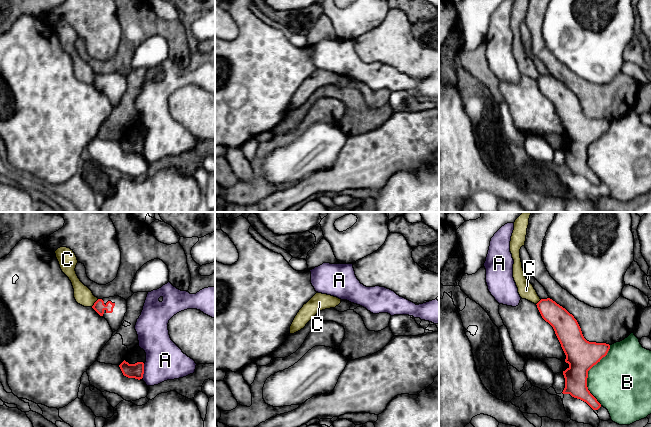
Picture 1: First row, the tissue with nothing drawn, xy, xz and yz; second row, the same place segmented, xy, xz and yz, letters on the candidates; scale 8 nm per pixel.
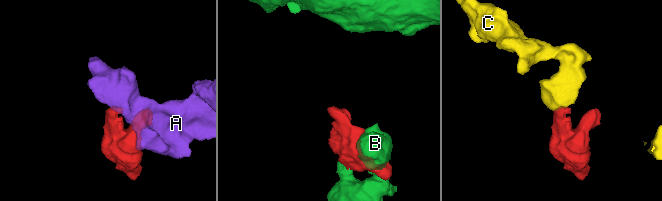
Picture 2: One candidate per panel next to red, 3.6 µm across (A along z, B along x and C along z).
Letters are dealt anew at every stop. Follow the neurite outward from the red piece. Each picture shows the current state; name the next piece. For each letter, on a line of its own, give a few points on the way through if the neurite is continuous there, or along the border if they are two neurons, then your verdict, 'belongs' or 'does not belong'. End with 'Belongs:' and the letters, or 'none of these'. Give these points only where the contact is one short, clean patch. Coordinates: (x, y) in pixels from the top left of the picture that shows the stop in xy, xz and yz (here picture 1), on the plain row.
A: does not belong
B: does not belong
C: along xy (98, 75), (91, 82) | does not belong
Belongs: none of these

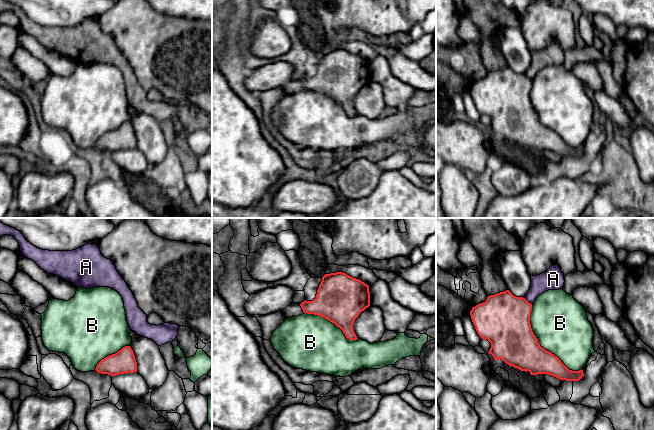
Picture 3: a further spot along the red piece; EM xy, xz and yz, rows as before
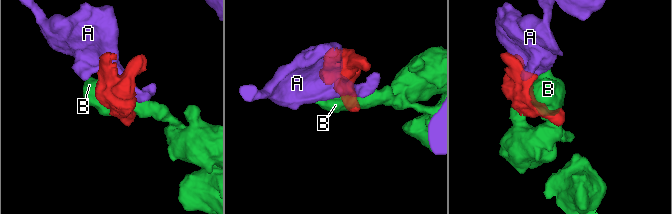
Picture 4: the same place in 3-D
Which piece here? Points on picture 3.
A: does not belong
B: does not belong
Belongs: none of these

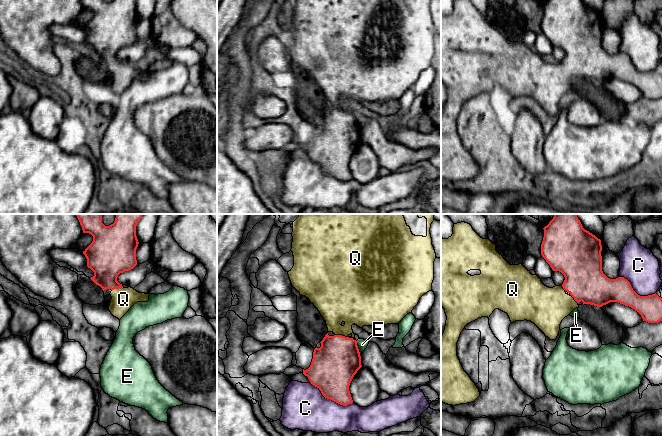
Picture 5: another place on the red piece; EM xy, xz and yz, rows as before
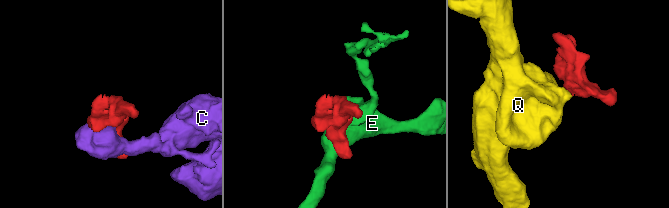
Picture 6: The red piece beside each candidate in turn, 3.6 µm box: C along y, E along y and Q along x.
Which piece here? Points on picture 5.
C: does not belong
E: along xz (356, 117), (360, 129) | does not belong
Q: across xz (334, 140), (344, 112), (352, 82) | belongs
Belongs: Q

